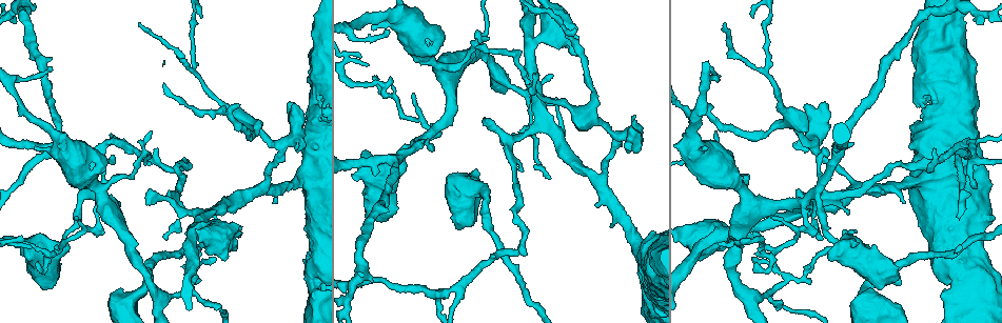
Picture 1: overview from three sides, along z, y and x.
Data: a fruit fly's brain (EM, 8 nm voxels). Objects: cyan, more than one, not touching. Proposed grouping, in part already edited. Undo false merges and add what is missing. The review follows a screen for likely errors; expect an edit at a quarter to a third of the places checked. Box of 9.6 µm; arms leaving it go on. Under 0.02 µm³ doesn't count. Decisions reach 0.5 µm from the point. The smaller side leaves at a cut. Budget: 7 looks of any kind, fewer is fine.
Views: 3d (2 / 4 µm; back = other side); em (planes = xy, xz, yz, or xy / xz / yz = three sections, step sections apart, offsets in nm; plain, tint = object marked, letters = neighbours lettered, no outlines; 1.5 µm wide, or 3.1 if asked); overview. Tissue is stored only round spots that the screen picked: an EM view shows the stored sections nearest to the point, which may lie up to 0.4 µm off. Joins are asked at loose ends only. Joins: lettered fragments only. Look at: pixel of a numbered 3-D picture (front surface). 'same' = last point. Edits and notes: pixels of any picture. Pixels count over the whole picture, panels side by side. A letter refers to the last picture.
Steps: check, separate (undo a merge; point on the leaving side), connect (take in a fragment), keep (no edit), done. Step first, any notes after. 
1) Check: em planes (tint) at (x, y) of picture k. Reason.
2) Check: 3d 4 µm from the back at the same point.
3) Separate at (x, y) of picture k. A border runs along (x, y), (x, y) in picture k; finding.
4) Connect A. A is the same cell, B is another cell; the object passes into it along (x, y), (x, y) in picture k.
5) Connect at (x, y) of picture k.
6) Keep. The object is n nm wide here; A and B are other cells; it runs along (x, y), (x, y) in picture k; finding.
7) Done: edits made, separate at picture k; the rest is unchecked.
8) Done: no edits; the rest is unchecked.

Check: 3d 4 µm at (706, 146) of picture 1. Branch stops here.

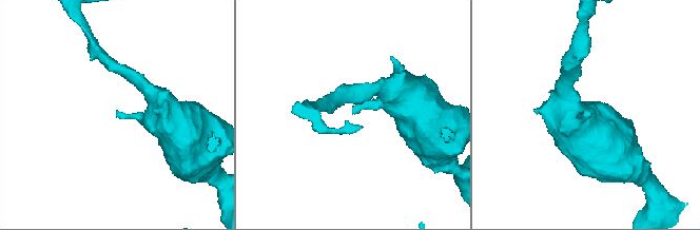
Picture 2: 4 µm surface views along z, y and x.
Check: em xz step 4 (tint) at (117, 111) of picture 2.

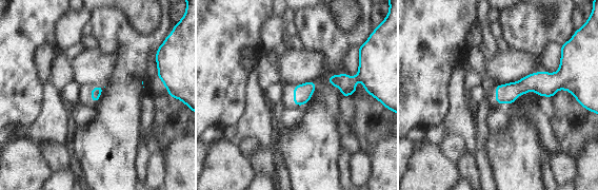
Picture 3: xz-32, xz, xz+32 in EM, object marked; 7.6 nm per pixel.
Check: em yz step 4 (letters) at the same point.

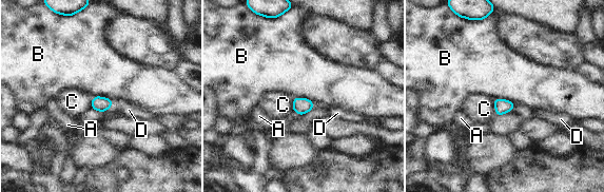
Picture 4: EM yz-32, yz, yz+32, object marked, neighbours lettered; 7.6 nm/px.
Connect D. D is the same cell, A, B and C are other cells; the object passes into it along (99, 103), (111, 106), (129, 110) in picture 4; the neuron continues.

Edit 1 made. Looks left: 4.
Check: overview. Redraw.

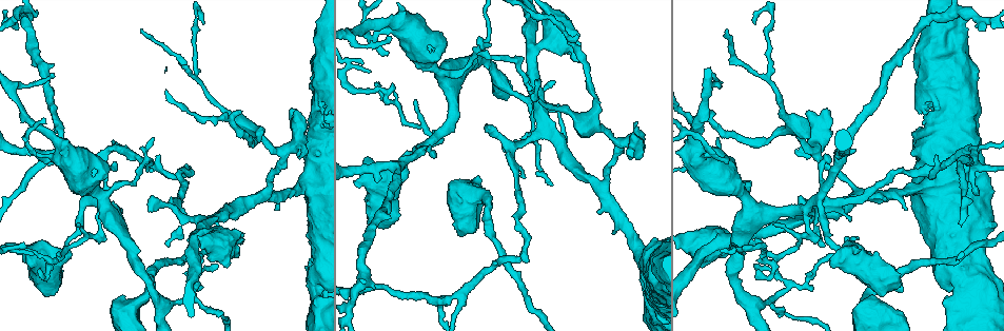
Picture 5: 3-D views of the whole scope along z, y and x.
Check: 3d 4 µm at (484, 126) of picture 5. Branch stops here.

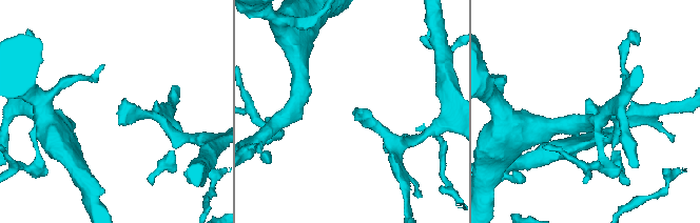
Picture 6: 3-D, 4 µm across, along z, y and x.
Check: em planes (letters) at (356, 109) of picture 6.

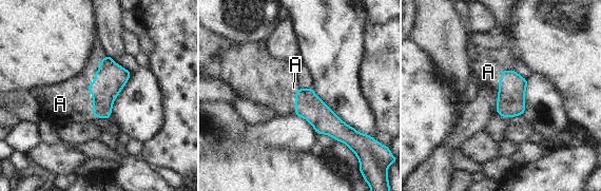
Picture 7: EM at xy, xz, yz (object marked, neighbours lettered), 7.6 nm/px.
Connect A. The object is 200 nm wide here; A is the same cell; the object passes into it along (510, 101), (501, 81), (488, 72) in picture 7; the neuron continues.

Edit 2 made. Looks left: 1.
Check: em planes (letters) at (870, 294) of picture 5. Abrupt turn.

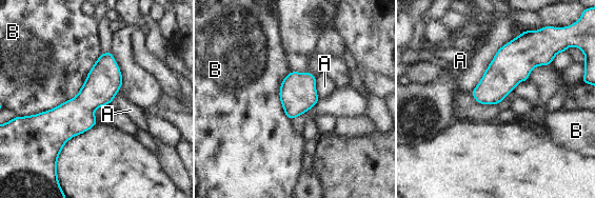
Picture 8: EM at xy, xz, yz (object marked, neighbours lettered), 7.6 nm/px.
Keep. The object is 240 nm wide here; A and B are other cells; it runs along (108, 55), (64, 120), (34, 120) in picture 8; continuous, no second neuron.

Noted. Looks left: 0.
Done: edits made, connect at picture 4, connect at picture 7; the rest is unchecked.

